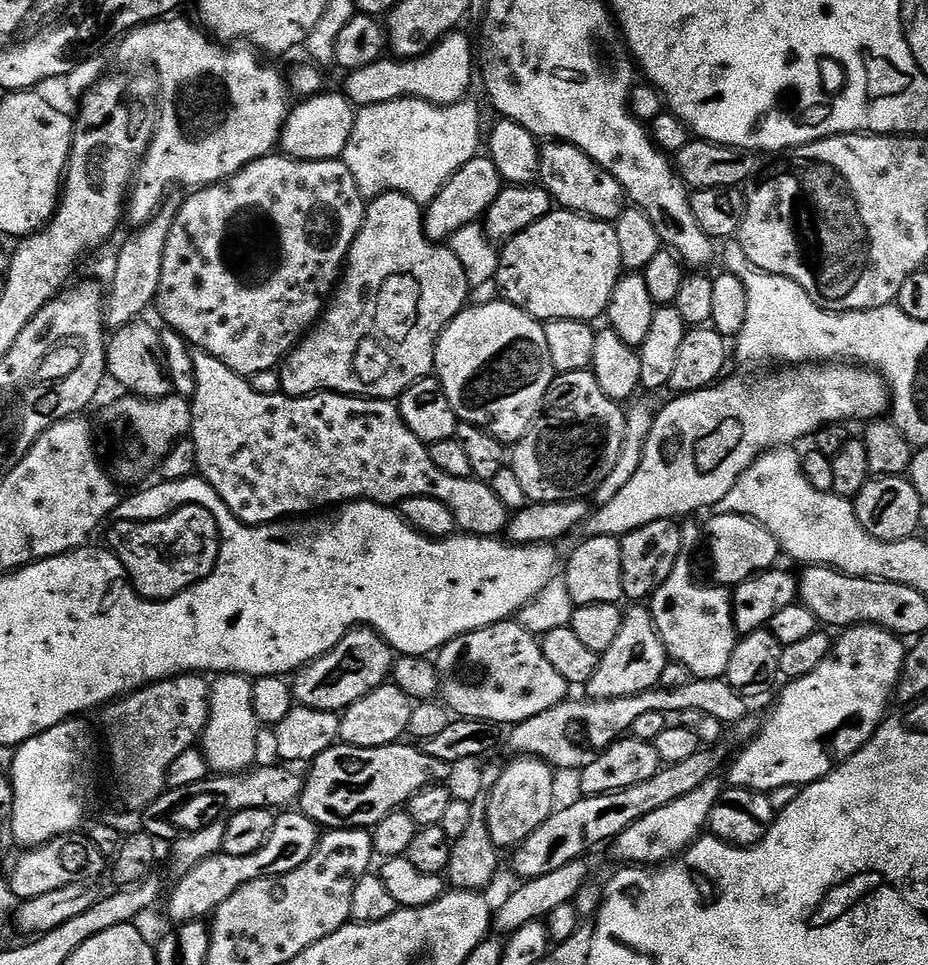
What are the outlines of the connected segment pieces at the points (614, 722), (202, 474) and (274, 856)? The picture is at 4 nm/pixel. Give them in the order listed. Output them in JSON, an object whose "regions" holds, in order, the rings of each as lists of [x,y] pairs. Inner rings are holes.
{"regions":[[[[727,679],[718,680],[693,680],[686,686],[674,686],[673,688],[657,687],[650,692],[634,694],[633,696],[613,696],[611,700],[597,700],[595,698],[583,698],[584,700],[575,700],[569,698],[563,700],[558,706],[550,710],[542,710],[542,714],[534,714],[534,718],[526,718],[522,723],[515,725],[508,736],[508,748],[520,758],[531,758],[534,760],[545,760],[547,764],[552,765],[553,769],[560,770],[565,768],[566,771],[575,773],[577,770],[590,766],[596,756],[601,756],[611,744],[617,740],[627,737],[631,733],[634,721],[641,714],[650,714],[651,712],[662,712],[672,714],[677,711],[676,696],[684,696],[682,707],[686,710],[702,710],[704,716],[718,718],[725,726],[734,726],[739,720],[749,715],[749,701],[740,695],[734,686],[728,684]]],[[[193,351],[192,361],[194,362],[194,378],[196,379],[196,389],[190,397],[192,406],[192,431],[190,438],[194,442],[194,450],[198,450],[198,466],[196,471],[200,479],[206,481],[226,502],[228,509],[236,515],[243,524],[274,524],[283,521],[285,518],[300,518],[305,514],[316,514],[321,510],[331,509],[345,502],[353,500],[369,500],[375,504],[385,506],[399,506],[406,498],[434,498],[450,510],[456,519],[456,527],[461,533],[470,536],[490,536],[499,537],[508,527],[510,519],[510,509],[494,494],[491,483],[487,480],[478,480],[475,476],[466,478],[454,478],[454,474],[446,474],[446,470],[438,470],[434,466],[434,458],[430,458],[428,445],[423,440],[419,440],[406,426],[402,418],[399,407],[391,400],[374,400],[363,396],[342,396],[338,392],[317,392],[315,396],[285,396],[283,394],[265,394],[255,392],[252,389],[251,379],[239,376],[230,366],[226,366],[218,358],[214,358],[209,352]]],[[[284,810],[277,815],[274,830],[270,838],[254,854],[226,854],[219,851],[215,856],[206,858],[196,865],[180,880],[176,893],[172,896],[172,905],[168,908],[168,916],[172,922],[183,922],[197,918],[211,917],[213,912],[234,894],[246,882],[254,882],[262,878],[274,878],[282,874],[290,874],[290,870],[298,870],[302,862],[306,862],[314,854],[318,846],[322,829],[308,815],[299,810]]]]}

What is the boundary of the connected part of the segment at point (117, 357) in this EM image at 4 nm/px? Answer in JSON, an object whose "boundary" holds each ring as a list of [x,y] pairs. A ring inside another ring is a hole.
{"boundary":[[[141,318],[115,329],[107,337],[108,371],[124,387],[125,393],[139,396],[142,400],[162,400],[165,396],[173,395],[172,375],[166,362],[166,346],[162,346],[161,329],[147,324],[147,319]]]}

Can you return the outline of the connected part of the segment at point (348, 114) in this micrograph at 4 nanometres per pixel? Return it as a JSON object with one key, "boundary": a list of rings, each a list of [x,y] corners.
{"boundary":[[[325,90],[319,96],[310,96],[299,101],[300,105],[293,107],[288,113],[284,128],[280,131],[279,147],[283,155],[291,156],[294,160],[339,160],[344,155],[350,142],[350,134],[354,130],[357,109],[347,95],[331,90]]]}

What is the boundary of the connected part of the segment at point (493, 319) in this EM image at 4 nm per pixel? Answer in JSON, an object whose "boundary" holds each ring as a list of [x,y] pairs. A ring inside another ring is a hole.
{"boundary":[[[499,298],[492,304],[468,306],[444,327],[436,344],[435,375],[450,398],[457,421],[478,426],[505,442],[520,440],[540,415],[544,397],[554,379],[550,346],[546,346],[544,324],[518,306]]]}

